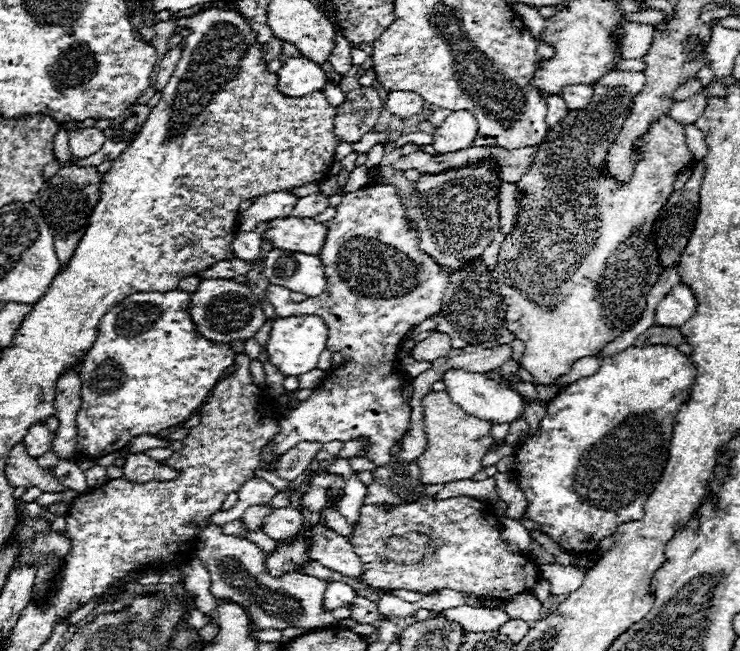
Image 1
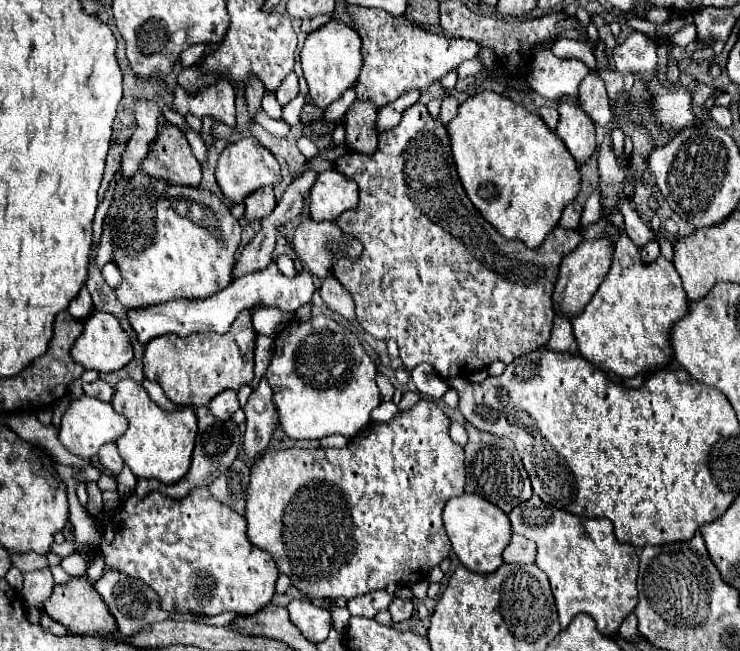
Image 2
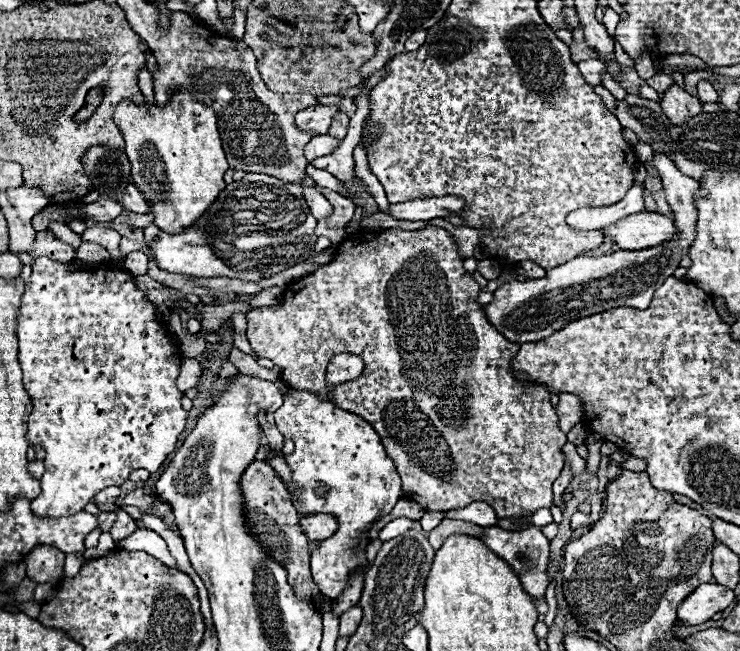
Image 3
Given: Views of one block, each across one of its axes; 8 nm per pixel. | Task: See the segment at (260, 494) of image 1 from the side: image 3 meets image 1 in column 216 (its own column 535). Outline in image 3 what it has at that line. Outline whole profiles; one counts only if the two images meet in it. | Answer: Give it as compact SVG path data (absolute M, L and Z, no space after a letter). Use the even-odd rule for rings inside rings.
M540 508L538 512L534 512L532 514L532 524L534 526L546 526L546 524L552 524L554 520L552 520L552 514L550 514L550 510L546 510L546 508Z

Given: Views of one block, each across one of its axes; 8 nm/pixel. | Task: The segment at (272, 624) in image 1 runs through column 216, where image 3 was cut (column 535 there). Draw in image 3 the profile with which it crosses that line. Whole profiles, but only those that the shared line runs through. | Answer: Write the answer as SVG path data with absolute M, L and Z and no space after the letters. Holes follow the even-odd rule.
M490 526L490 528L484 528L484 536L480 536L482 542L492 550L496 552L500 558L504 558L512 568L514 572L518 574L524 590L532 596L532 598L538 598L538 600L544 600L544 594L546 594L546 586L548 586L548 564L550 564L550 556L548 556L548 538L540 532L540 528L526 528L522 532L508 532L500 526Z

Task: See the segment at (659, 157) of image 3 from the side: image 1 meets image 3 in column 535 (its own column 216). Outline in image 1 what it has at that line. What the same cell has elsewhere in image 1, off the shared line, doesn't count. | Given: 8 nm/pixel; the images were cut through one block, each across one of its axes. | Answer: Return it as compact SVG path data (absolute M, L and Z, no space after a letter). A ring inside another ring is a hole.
M202 280L192 294L192 320L196 320L196 332L208 340L220 340L230 344L234 340L250 340L266 322L260 298L244 284L232 280Z

